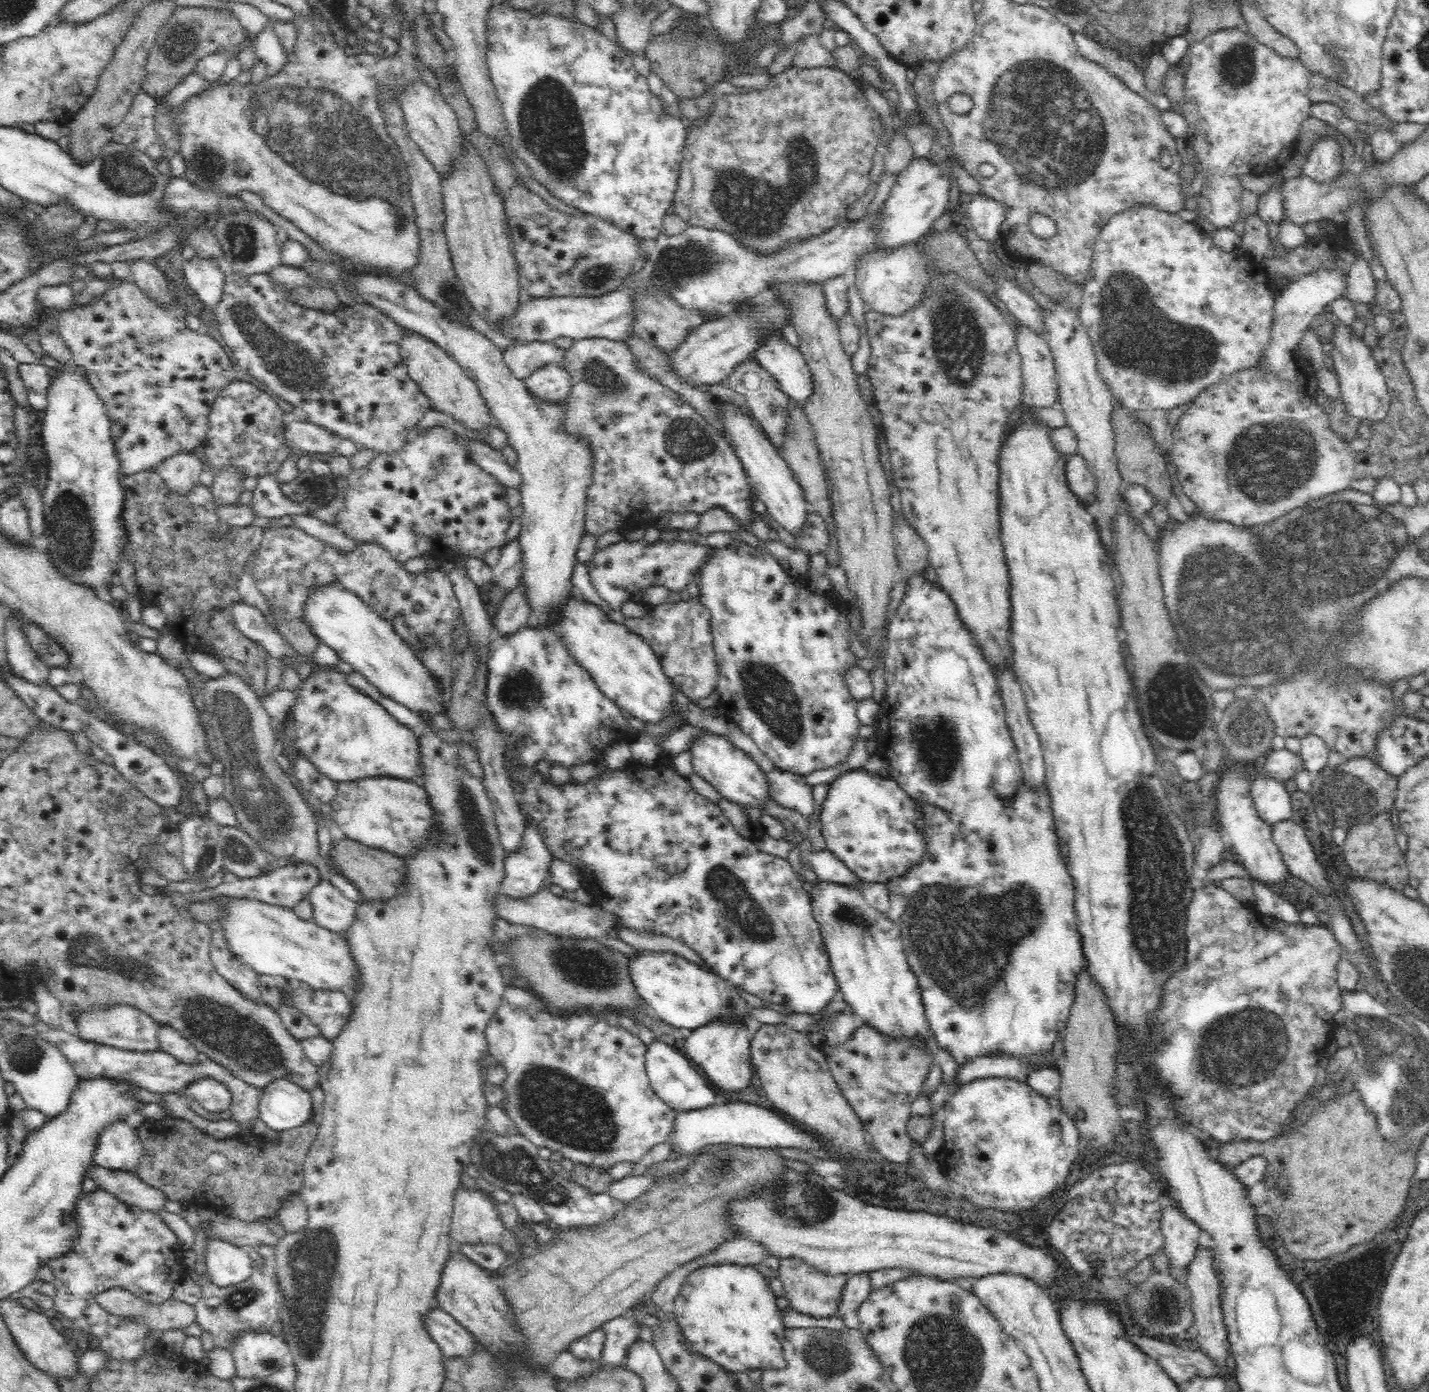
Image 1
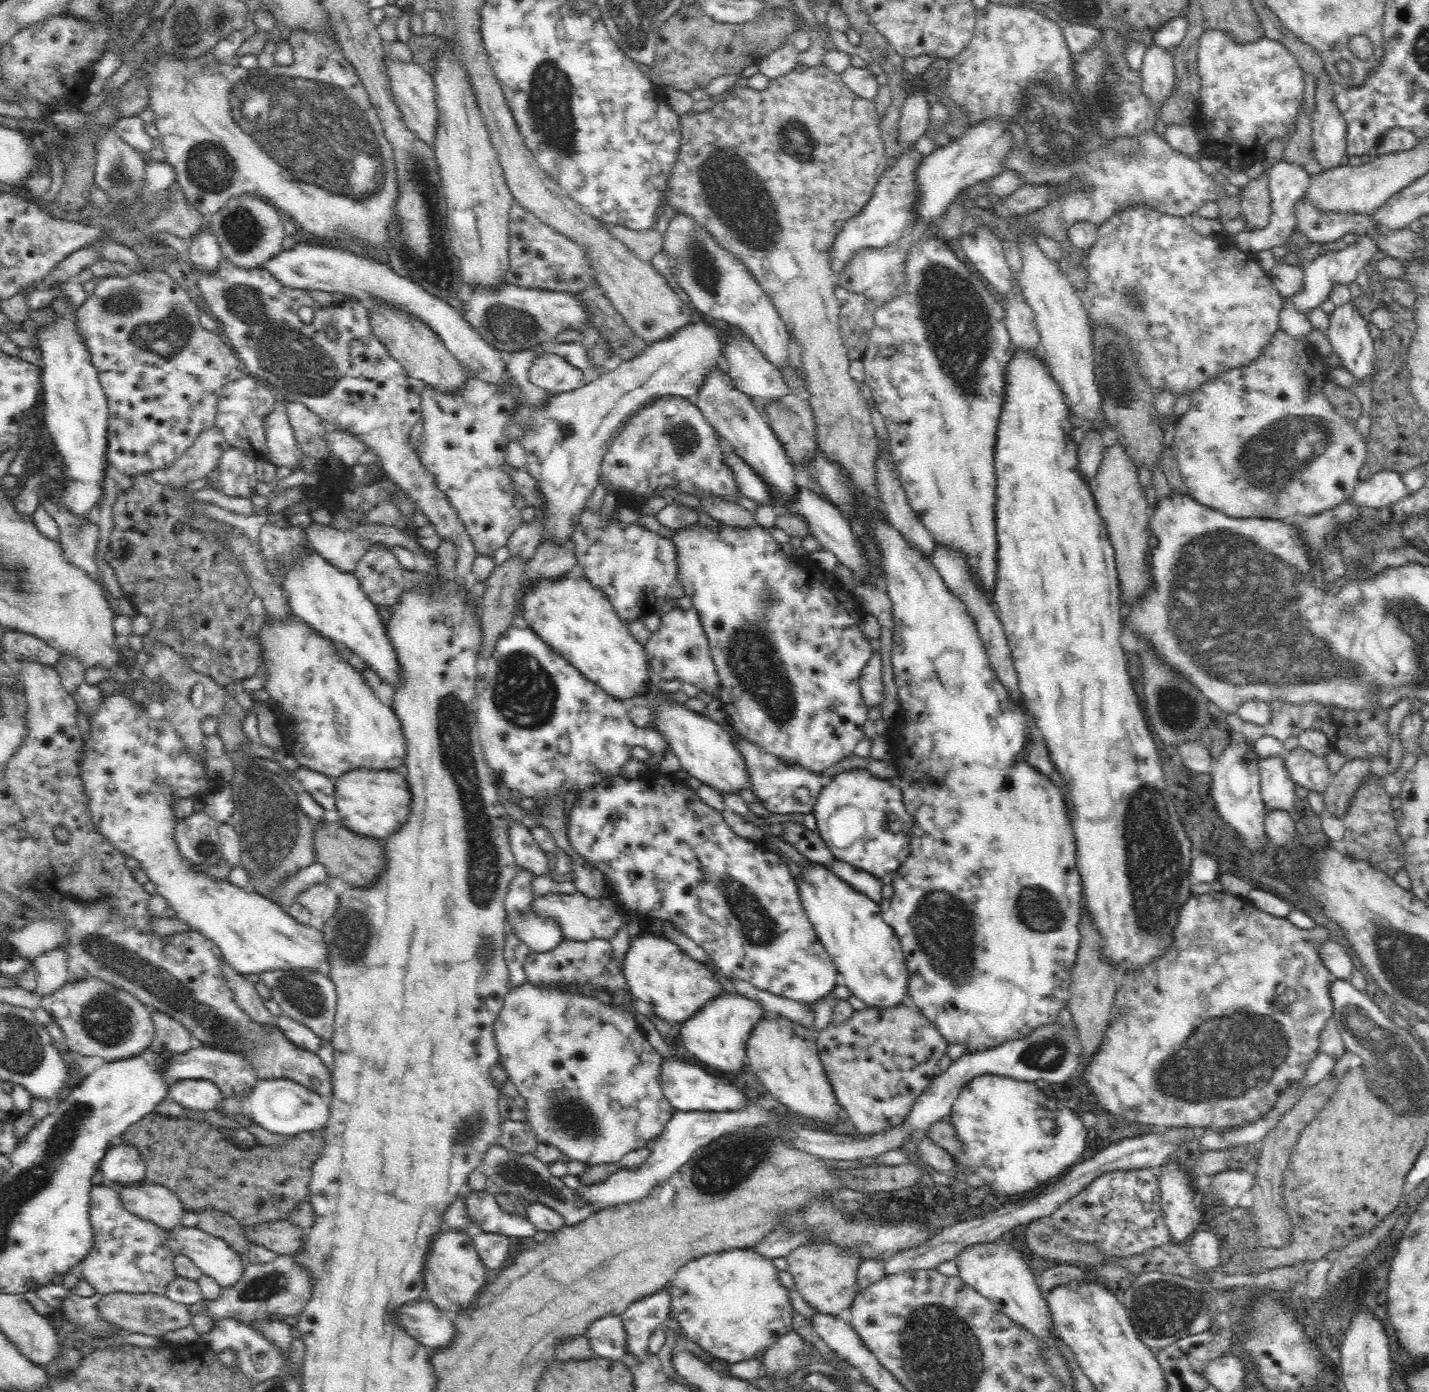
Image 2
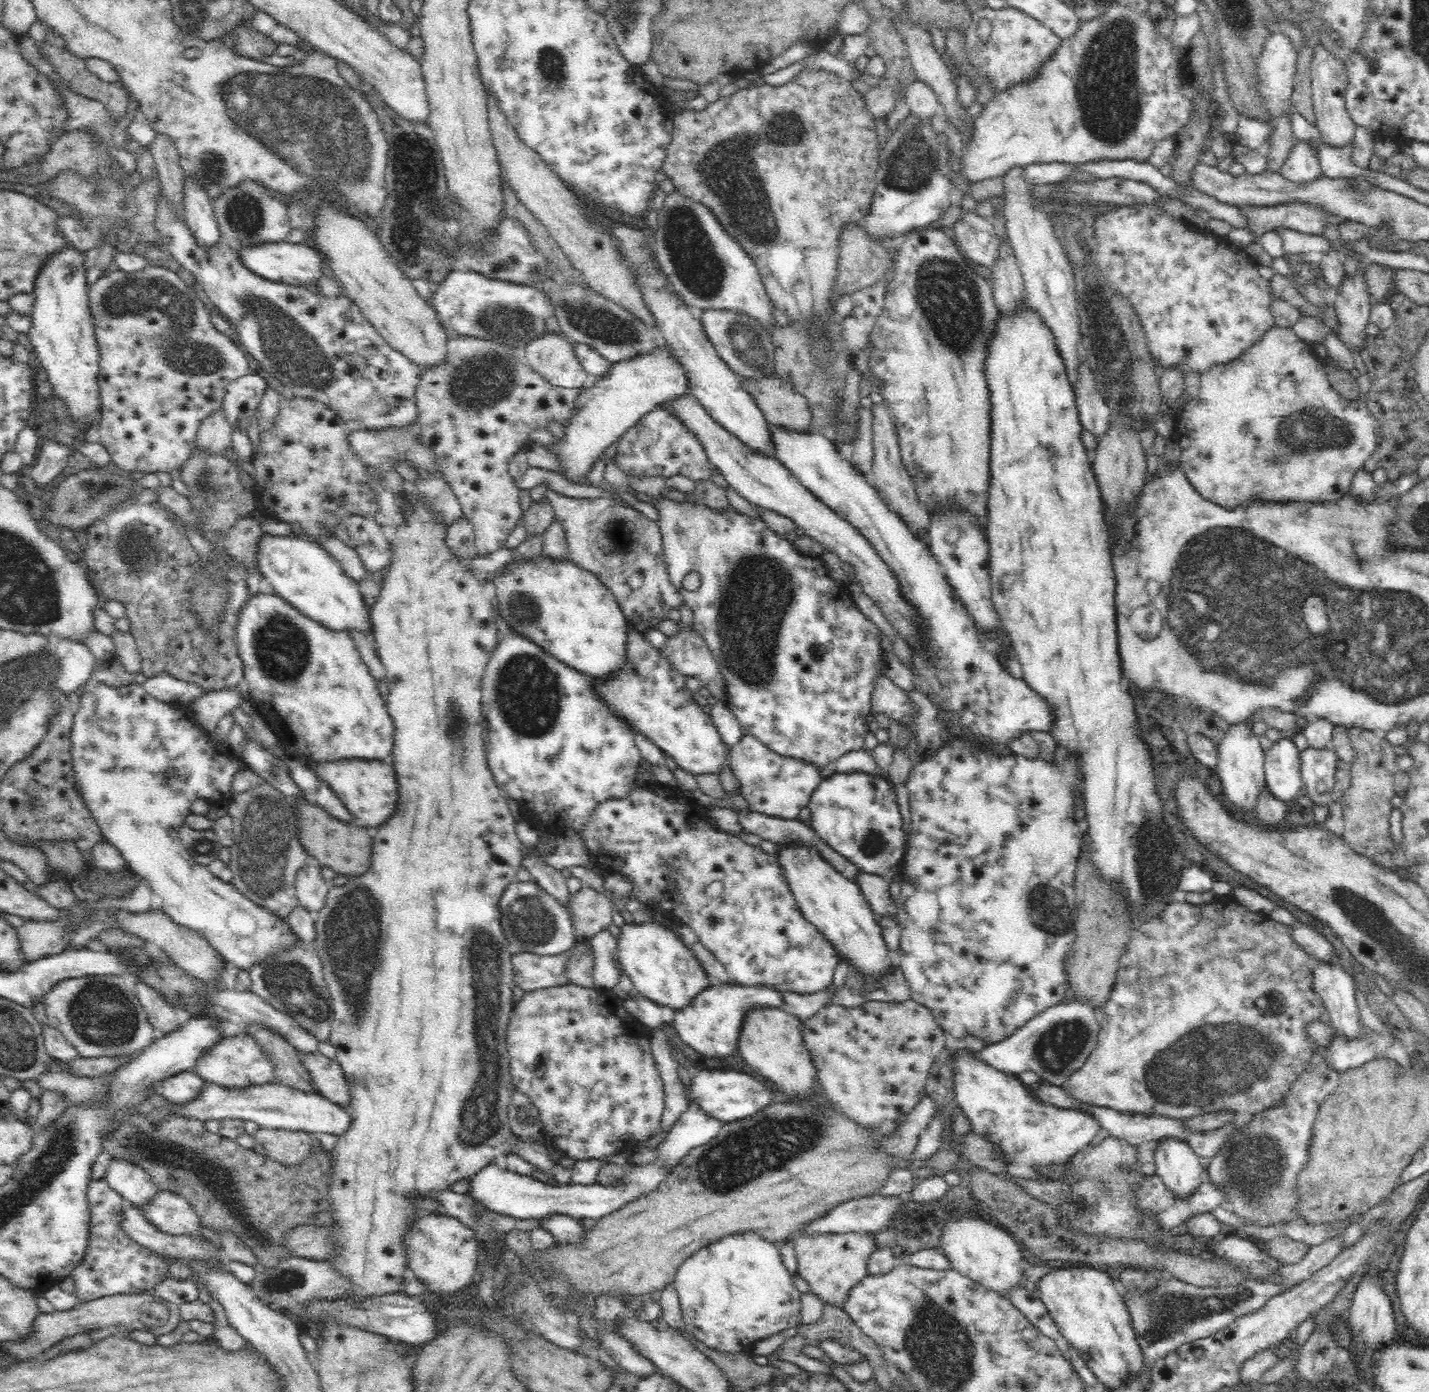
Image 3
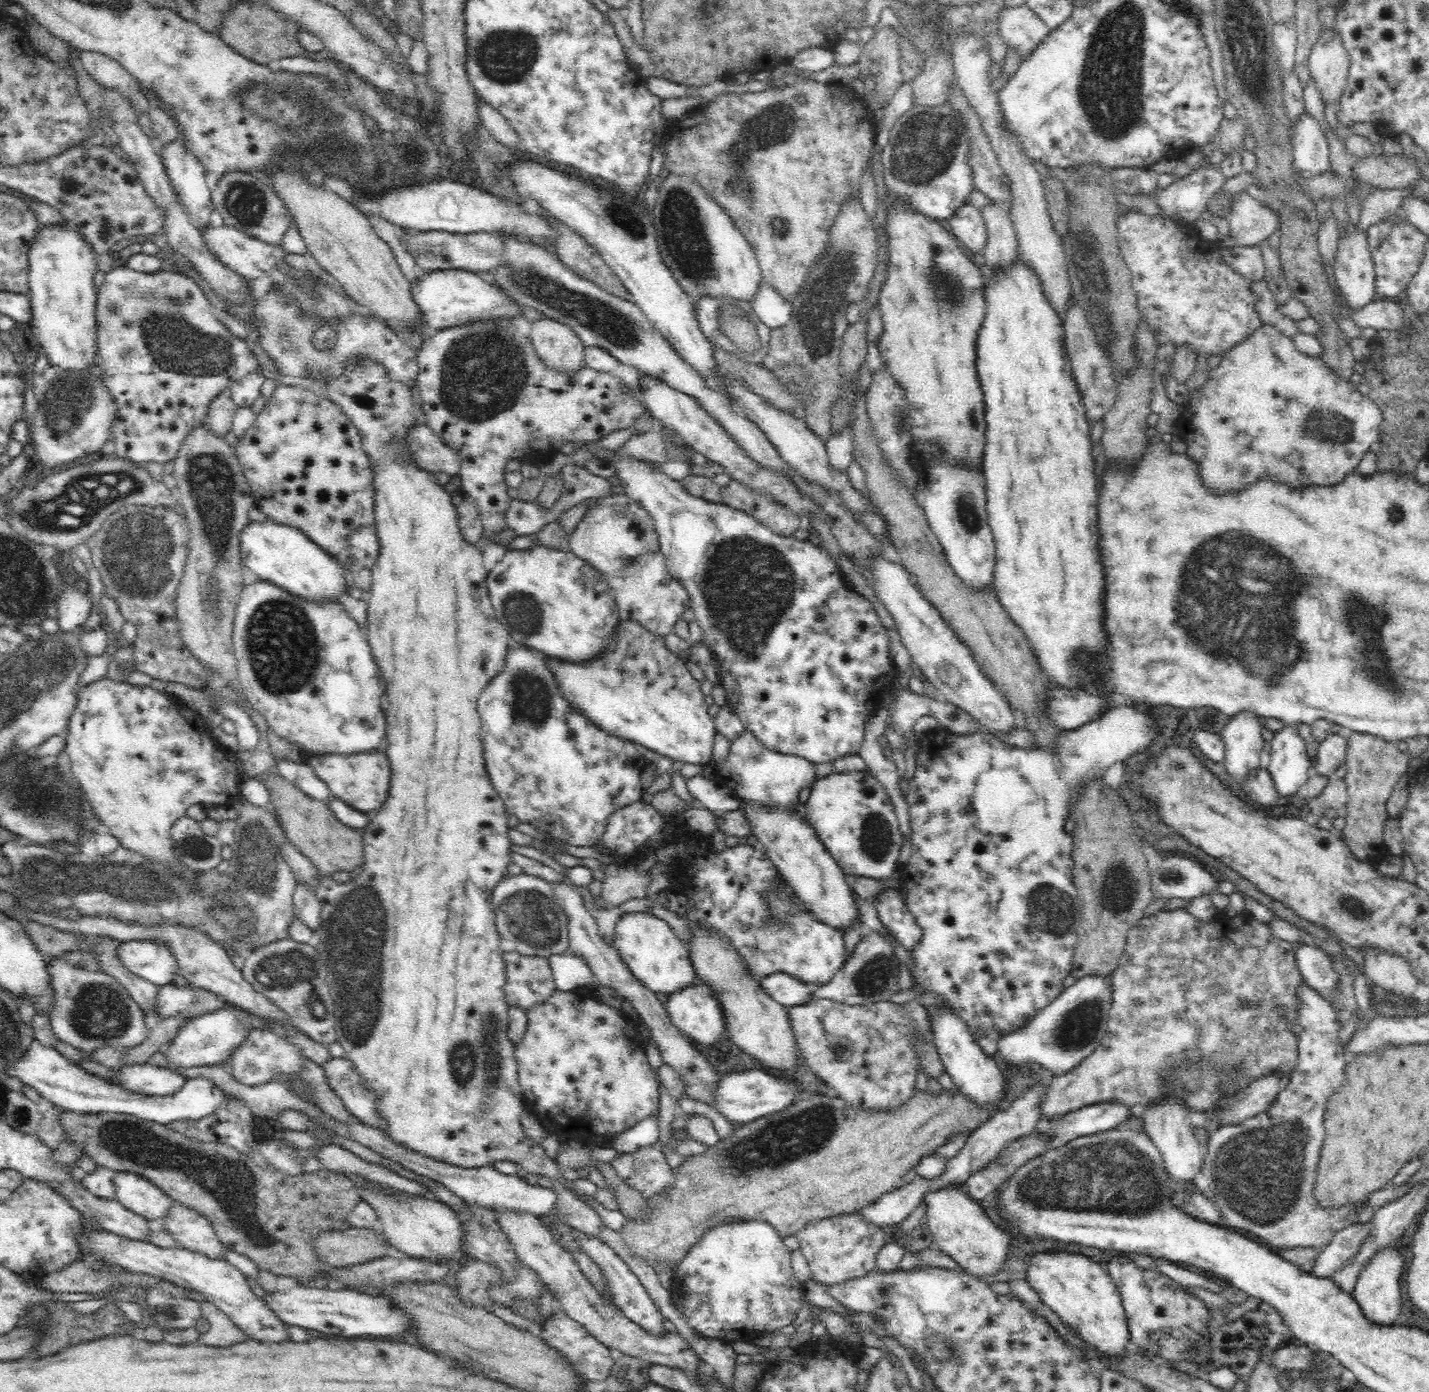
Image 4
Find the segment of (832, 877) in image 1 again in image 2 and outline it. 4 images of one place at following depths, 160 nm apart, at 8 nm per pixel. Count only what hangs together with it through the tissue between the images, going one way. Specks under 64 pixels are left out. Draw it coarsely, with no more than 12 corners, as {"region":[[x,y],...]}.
{"region":[[840,861],[833,867],[846,882],[876,904],[882,877]]}

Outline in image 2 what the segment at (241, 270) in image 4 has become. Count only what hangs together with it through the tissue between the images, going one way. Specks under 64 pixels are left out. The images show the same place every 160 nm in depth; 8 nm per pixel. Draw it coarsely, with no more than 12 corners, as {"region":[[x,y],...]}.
{"region":[[298,243],[259,265],[291,289],[378,294],[430,323],[482,378],[499,352],[449,303],[374,258]]}

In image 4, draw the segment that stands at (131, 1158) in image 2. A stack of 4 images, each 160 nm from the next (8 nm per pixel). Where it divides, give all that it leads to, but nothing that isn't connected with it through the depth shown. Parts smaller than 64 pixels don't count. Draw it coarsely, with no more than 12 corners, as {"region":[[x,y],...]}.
{"region":[[118,1173],[115,1198],[149,1222],[165,1221],[175,1202],[142,1176]]}

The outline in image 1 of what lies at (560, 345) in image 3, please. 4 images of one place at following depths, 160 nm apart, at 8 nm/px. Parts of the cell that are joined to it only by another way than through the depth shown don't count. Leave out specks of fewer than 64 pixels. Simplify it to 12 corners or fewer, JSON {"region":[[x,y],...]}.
{"region":[[558,363],[539,367],[526,386],[540,398],[569,398],[570,371]]}

